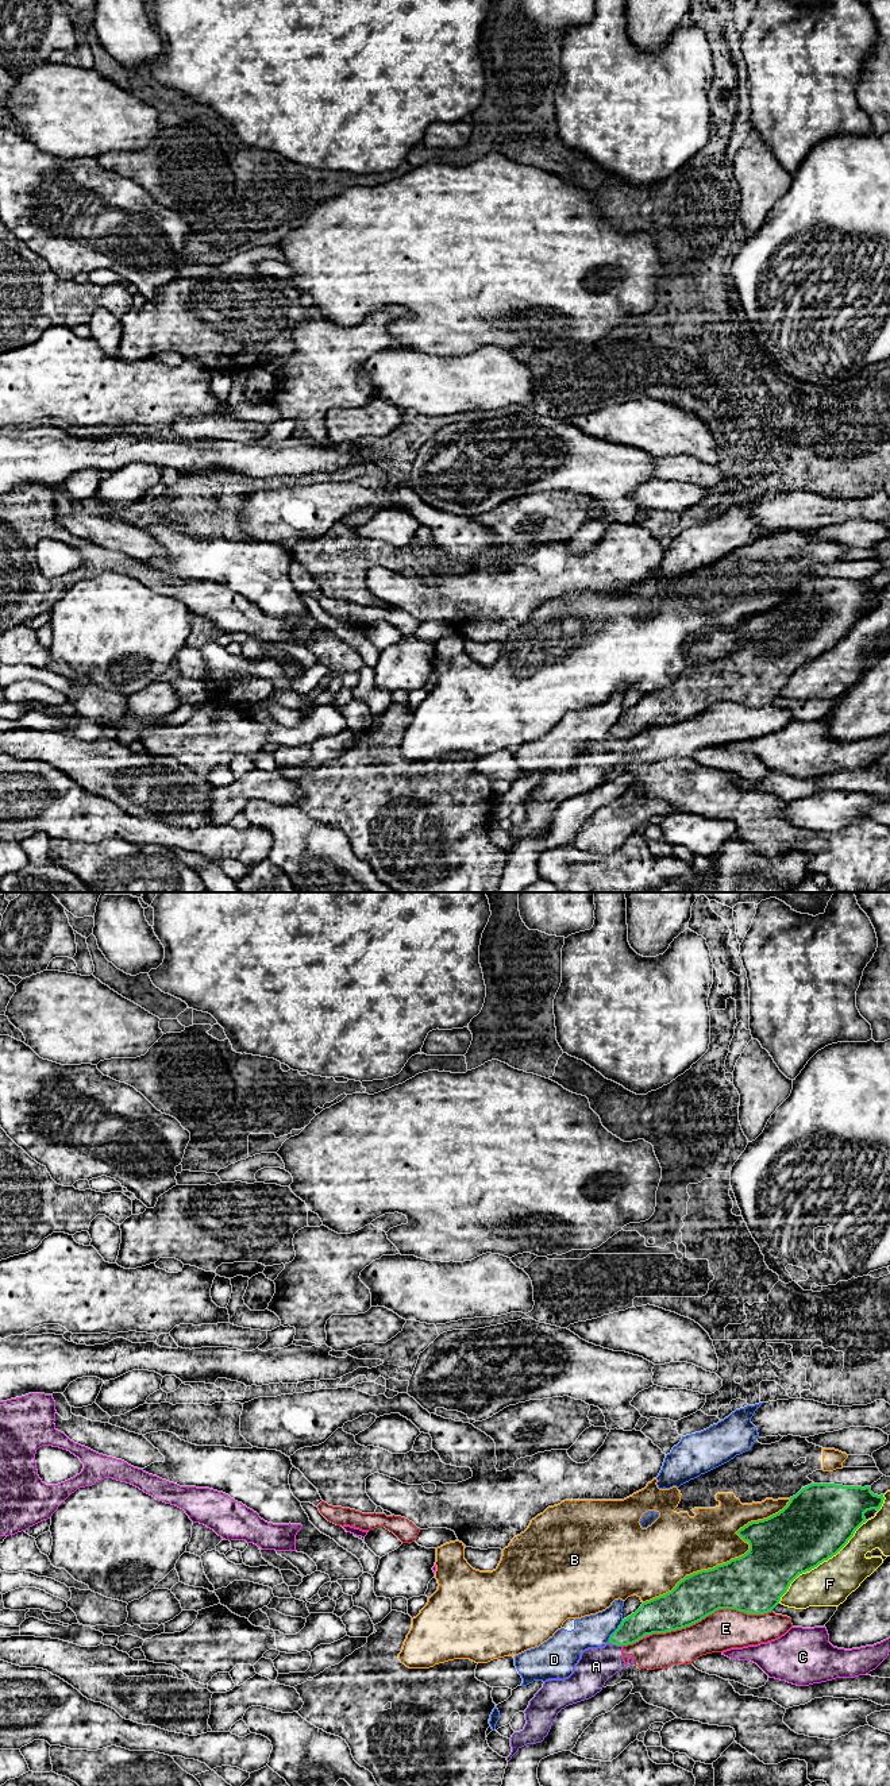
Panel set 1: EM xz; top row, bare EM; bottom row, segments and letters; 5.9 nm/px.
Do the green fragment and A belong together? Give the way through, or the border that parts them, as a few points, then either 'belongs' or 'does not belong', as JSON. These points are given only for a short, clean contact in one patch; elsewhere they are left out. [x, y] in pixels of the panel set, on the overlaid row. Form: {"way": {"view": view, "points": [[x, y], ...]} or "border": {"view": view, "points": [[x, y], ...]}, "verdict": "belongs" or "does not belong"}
{"verdict": "does not belong"}

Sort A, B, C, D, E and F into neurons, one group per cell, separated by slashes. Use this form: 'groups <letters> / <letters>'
groups A E / B / C / D / F

